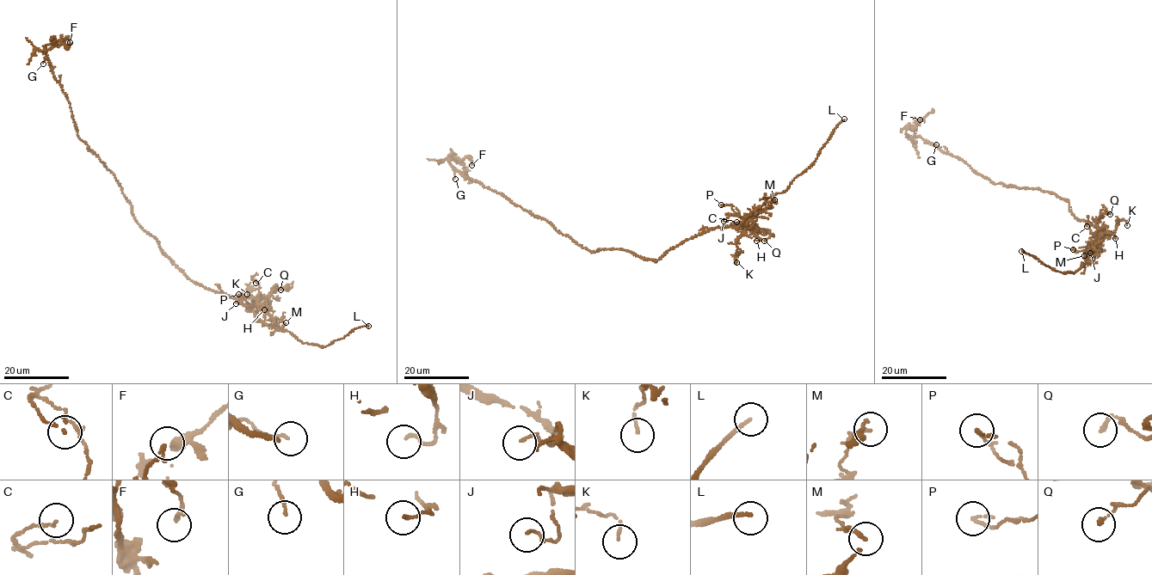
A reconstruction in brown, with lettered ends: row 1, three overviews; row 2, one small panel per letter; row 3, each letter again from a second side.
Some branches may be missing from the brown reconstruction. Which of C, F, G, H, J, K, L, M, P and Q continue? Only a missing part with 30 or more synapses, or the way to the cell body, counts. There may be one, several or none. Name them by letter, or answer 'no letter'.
L

